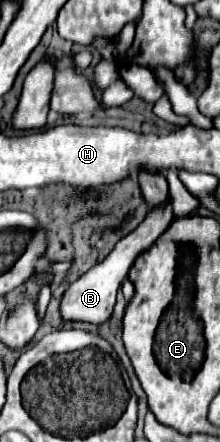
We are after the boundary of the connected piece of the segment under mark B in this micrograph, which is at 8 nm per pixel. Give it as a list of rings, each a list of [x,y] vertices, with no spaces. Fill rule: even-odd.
[[[164,202],[160,206],[154,206],[148,216],[144,218],[142,224],[138,224],[138,228],[134,228],[130,234],[126,234],[124,238],[118,240],[118,244],[114,246],[114,250],[96,266],[92,266],[86,274],[82,274],[74,284],[68,286],[68,290],[62,296],[60,302],[60,316],[64,322],[88,322],[94,326],[102,326],[104,322],[110,320],[114,304],[116,304],[116,290],[120,288],[122,278],[126,278],[132,260],[144,252],[148,246],[154,244],[154,240],[170,226],[170,222],[174,220],[172,214],[172,202]]]

